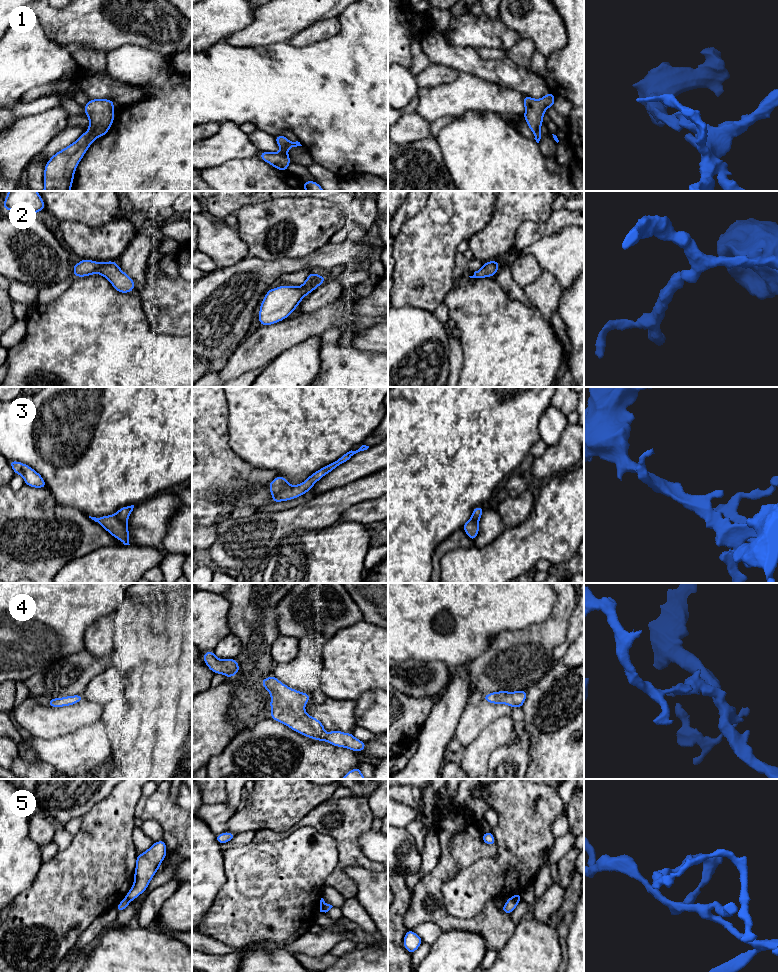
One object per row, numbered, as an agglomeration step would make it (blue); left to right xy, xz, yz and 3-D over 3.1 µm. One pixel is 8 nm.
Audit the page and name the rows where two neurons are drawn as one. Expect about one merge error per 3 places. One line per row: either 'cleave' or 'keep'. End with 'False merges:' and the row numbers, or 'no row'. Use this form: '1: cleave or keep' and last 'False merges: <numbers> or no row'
1: keep
2: keep
3: keep
4: keep
5: cleave
False merges: 5

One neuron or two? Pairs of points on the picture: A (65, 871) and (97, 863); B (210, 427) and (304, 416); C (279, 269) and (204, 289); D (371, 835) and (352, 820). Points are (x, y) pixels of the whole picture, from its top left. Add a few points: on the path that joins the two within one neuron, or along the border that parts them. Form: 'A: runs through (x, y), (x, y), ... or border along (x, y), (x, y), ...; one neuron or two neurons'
A: runs through (73, 871), (89, 871); one neuron
B: border along (227, 402), (228, 444), (231, 448); two neurons
C: runs through (260, 274), (236, 280), (226, 290), (223, 290); one neuron
D: border along (371, 828), (359, 838), (359, 846), (364, 854); two neurons

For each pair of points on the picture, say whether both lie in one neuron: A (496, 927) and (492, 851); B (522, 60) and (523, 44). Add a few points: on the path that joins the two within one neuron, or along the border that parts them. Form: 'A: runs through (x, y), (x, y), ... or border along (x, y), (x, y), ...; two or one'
A: runs through (460, 924), (426, 899), (456, 859); one
B: runs through (522, 56), (523, 48); one

